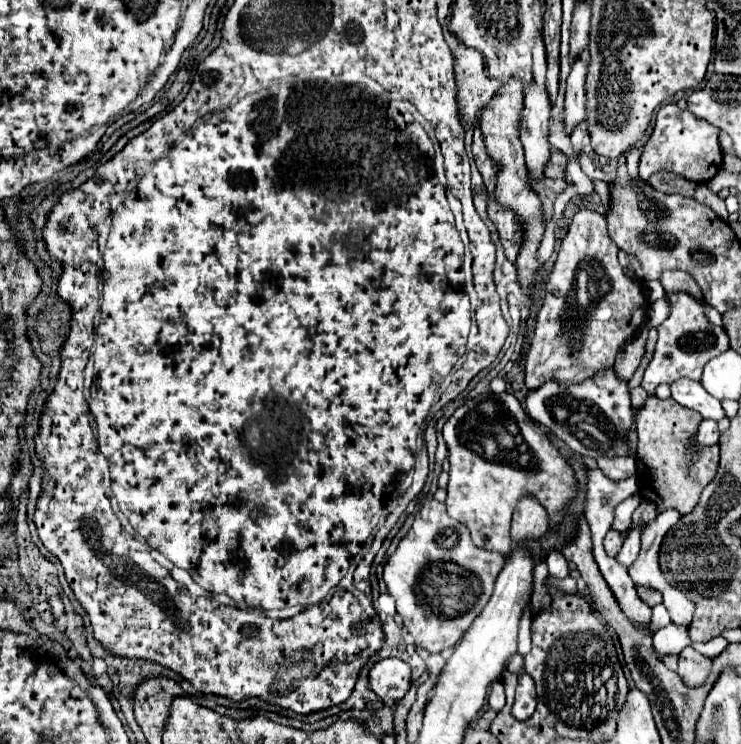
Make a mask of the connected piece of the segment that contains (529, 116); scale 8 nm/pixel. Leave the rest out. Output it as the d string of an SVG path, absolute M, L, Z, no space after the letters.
M525 84L525 108L521 112L523 126L521 126L521 142L525 148L525 162L529 174L535 178L543 178L543 168L549 160L549 112L551 100L547 88L537 84Z

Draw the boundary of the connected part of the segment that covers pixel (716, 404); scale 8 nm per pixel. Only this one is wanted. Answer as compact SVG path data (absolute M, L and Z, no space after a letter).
M679 378L671 384L671 398L675 402L679 402L681 406L687 406L691 410L699 410L699 414L703 418L711 418L711 420L721 420L725 416L721 402L717 398L713 398L703 386L701 382L695 380L687 380L687 378Z

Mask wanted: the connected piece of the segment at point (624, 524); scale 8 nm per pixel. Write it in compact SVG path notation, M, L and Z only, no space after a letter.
M636 496L623 500L614 511L612 528L619 532L627 530L631 525L633 512L641 501L642 499Z

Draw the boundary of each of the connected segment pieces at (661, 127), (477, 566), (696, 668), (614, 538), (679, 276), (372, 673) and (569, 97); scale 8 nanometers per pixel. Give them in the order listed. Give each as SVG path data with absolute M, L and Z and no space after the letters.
M677 104L661 106L655 118L655 128L641 154L639 176L647 180L653 172L671 170L693 182L709 182L721 170L723 162L723 152L719 148L719 132L721 130L715 128L711 122L695 116L689 110L679 110Z
M429 500L417 512L411 530L403 536L397 550L387 558L383 566L383 580L387 584L389 594L395 598L397 614L403 618L403 626L415 638L415 646L421 646L427 652L443 652L445 648L451 648L459 642L463 632L467 632L467 628L471 626L471 620L475 620L477 612L483 610L483 604L487 604L487 598L491 598L495 576L501 572L503 564L503 554L477 548L471 542L467 526L459 524L457 520L451 520L443 502Z
M701 658L697 660L697 664L679 664L677 674L687 686L699 686L709 676L709 670L711 670L711 660Z
M609 530L607 532L607 536L605 536L605 552L609 554L609 556L617 556L617 552L619 552L619 548L621 548L621 538L619 538L619 532L615 532L615 530Z
M679 270L663 272L659 282L665 288L665 292L689 292L695 298L703 298L701 288L695 284L695 278L689 272L679 272Z
M399 658L379 660L369 670L369 688L381 698L389 702L401 700L411 684L411 668Z
M581 56L573 62L571 74L567 78L567 92L565 92L565 108L563 108L563 126L565 134L571 136L575 126L587 120L585 110L585 74L587 74L587 56Z

